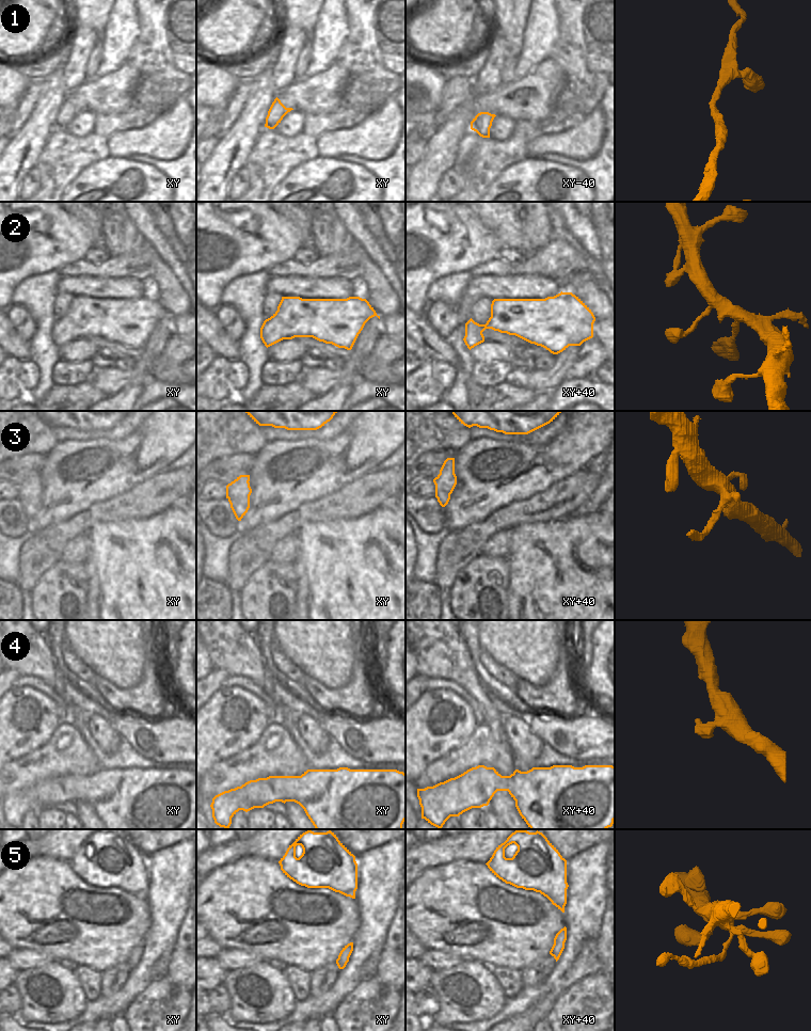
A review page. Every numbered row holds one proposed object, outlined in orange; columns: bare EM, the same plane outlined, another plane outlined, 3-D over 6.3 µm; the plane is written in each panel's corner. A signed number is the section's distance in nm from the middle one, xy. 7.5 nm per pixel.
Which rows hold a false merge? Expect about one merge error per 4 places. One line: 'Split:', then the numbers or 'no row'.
Split: 3, 5

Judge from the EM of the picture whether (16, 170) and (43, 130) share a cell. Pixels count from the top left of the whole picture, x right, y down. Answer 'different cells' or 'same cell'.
same cell

